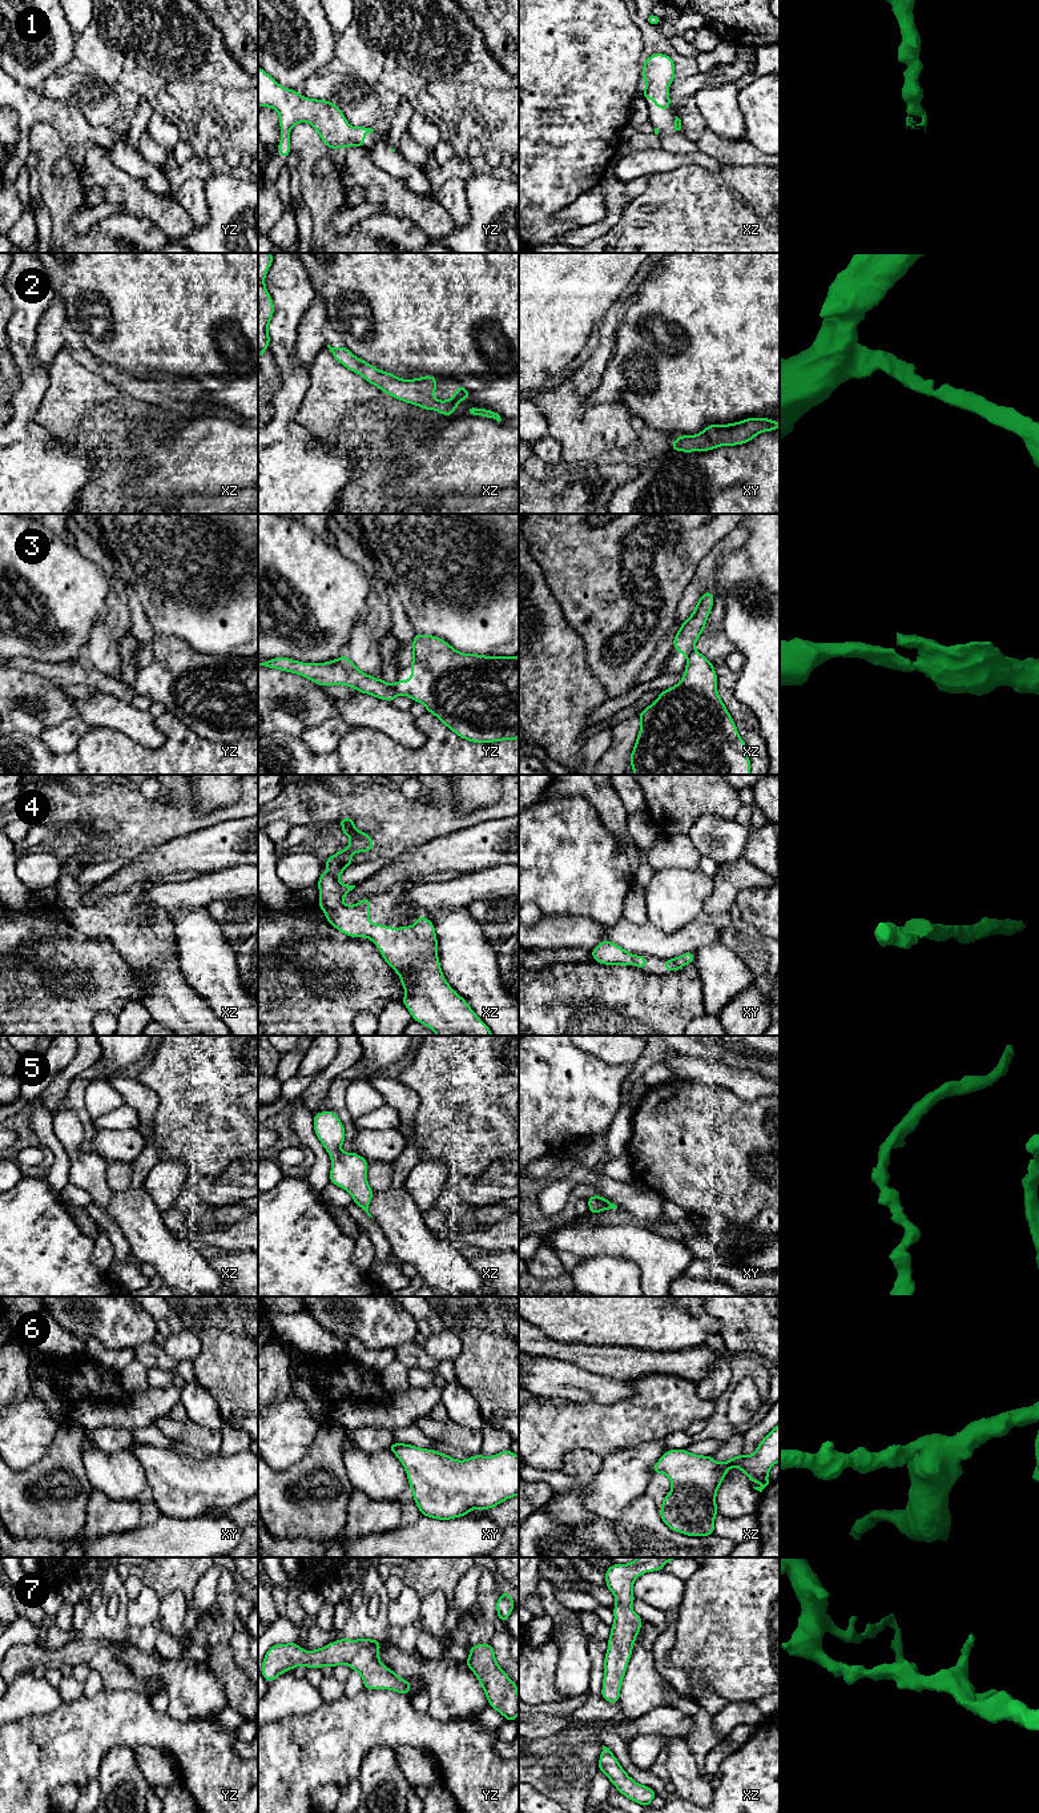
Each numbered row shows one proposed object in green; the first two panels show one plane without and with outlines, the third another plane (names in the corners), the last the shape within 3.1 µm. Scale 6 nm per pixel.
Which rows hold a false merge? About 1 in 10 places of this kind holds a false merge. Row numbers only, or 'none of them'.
3

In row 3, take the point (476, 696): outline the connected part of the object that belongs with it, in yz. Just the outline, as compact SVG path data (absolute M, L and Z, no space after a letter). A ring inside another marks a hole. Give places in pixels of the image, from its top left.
M415 634L411 679L396 680L402 696L422 703L459 737L474 743L494 743L519 739L519 655L484 656L463 654L446 640Z

